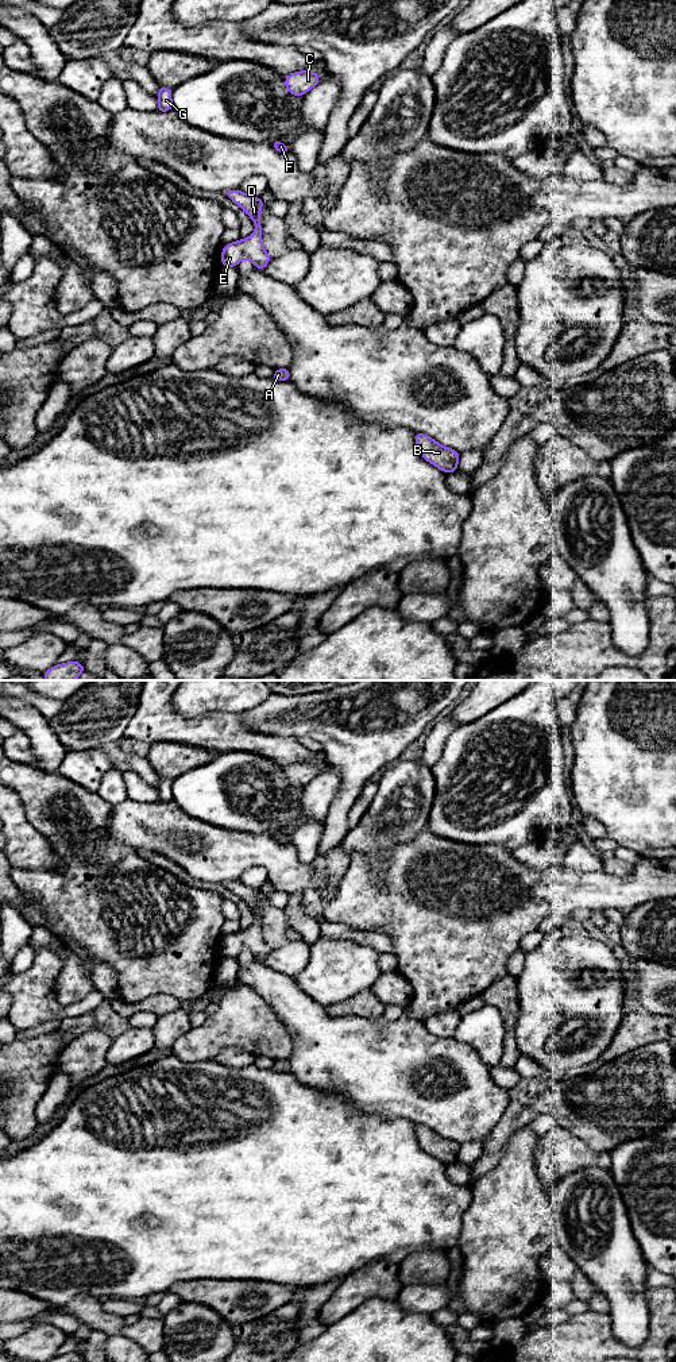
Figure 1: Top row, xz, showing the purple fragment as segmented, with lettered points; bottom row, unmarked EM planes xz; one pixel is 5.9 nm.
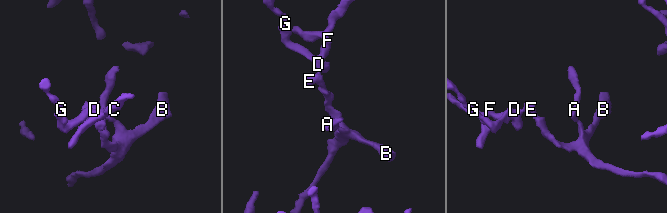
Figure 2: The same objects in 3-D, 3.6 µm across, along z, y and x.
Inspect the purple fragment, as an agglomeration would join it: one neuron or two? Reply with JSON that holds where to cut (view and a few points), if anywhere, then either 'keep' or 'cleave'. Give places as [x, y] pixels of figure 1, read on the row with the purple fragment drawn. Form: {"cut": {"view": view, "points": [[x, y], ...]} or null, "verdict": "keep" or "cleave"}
{"cut": null, "verdict": "keep"}

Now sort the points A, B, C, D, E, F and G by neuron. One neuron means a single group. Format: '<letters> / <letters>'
A B C D E F G

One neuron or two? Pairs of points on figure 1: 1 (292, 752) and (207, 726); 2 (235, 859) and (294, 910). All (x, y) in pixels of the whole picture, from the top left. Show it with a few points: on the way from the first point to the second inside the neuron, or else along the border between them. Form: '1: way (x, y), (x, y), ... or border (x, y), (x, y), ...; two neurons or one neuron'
1: way (270, 745), (250, 741), (228, 732); one neuron
2: border (292, 895), (304, 895), (306, 898); two neurons

